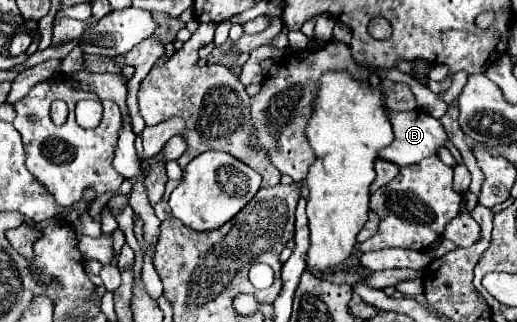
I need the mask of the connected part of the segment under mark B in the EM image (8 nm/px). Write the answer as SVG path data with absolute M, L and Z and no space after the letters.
M424 110L390 112L390 122L394 126L394 142L380 150L380 158L398 166L410 166L434 156L448 140L440 120Z

